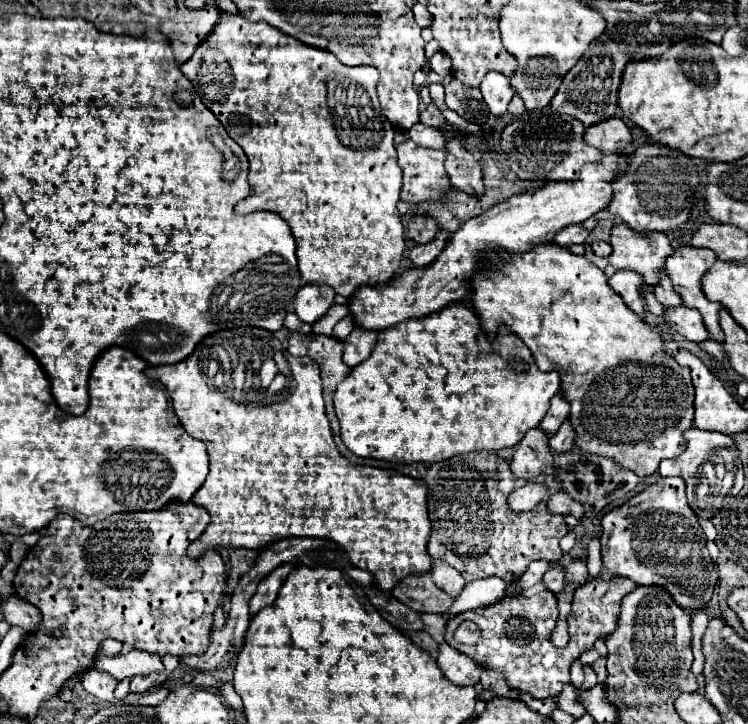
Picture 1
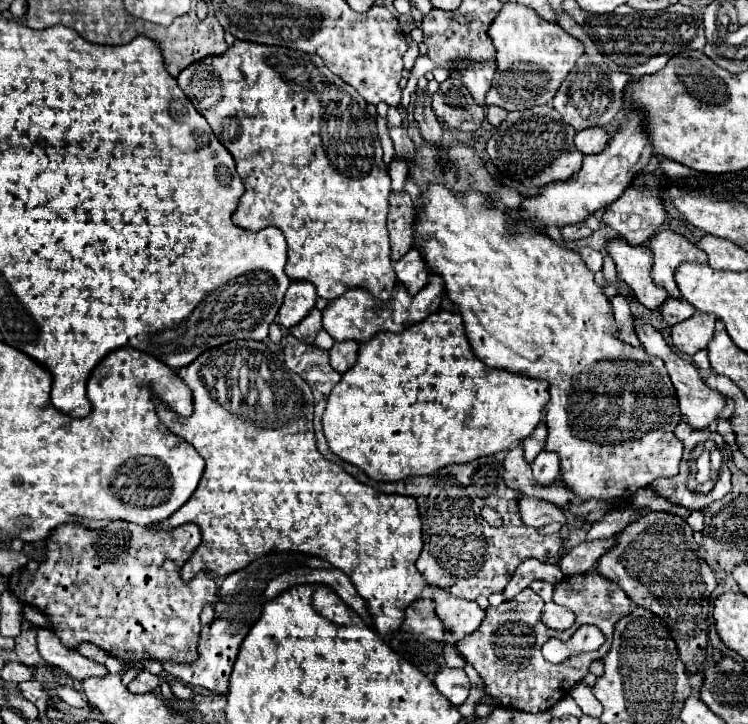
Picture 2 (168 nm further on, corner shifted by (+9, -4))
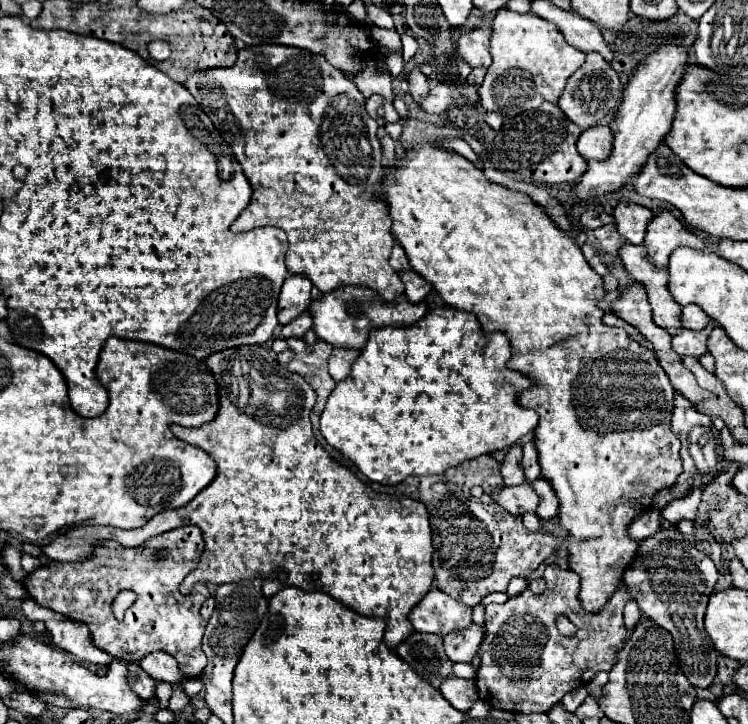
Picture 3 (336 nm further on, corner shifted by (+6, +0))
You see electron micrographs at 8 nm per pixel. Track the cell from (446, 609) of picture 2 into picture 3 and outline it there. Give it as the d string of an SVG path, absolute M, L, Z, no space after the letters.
M471 622L467 630L457 630L455 634L447 634L445 640L445 654L451 662L471 662L481 640L485 636L485 628L477 622Z

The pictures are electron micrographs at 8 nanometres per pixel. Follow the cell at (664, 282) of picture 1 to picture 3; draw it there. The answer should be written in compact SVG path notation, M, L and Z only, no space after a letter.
M687 304L683 306L681 312L681 326L689 328L689 330L701 330L709 324L709 316L695 304Z

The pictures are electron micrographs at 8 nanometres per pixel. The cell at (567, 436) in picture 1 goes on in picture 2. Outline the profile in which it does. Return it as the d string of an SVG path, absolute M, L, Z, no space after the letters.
M540 452L536 456L536 462L532 462L534 480L542 486L552 486L556 478L560 478L560 466L556 466L556 454L544 454Z

